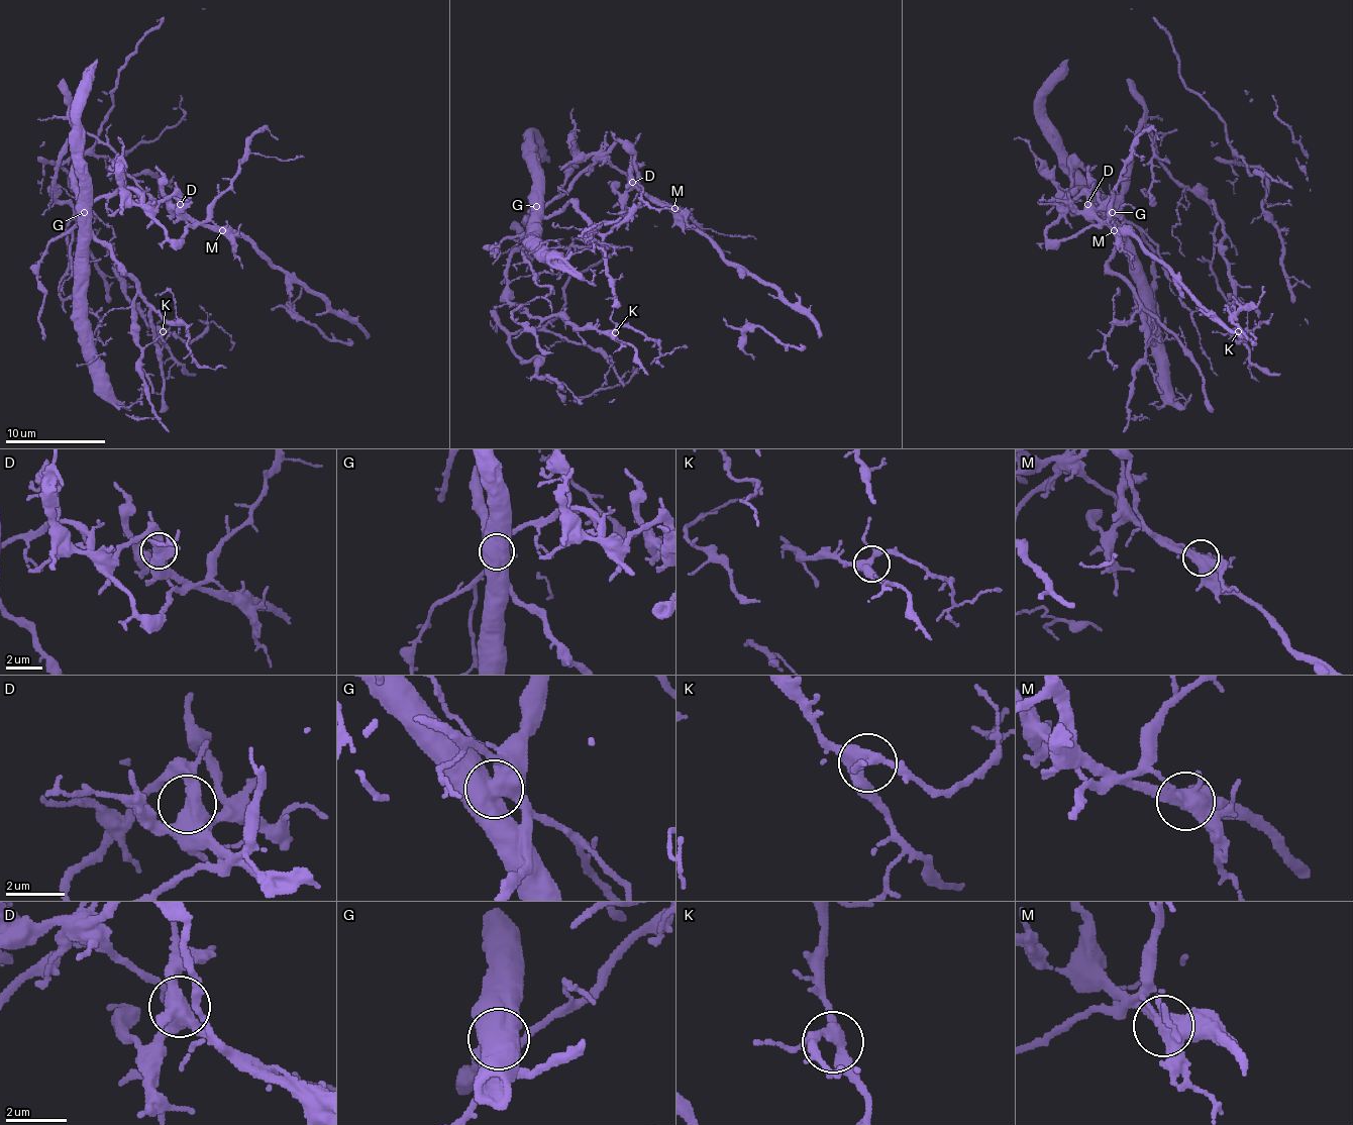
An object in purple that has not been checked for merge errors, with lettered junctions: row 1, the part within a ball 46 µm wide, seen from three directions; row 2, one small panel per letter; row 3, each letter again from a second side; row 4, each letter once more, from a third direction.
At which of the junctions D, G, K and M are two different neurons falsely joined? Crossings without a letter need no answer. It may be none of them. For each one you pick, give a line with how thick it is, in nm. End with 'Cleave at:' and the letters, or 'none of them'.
G: Thickness 600 nm
M: Thickness 440 nm
Cleave at: G, M

